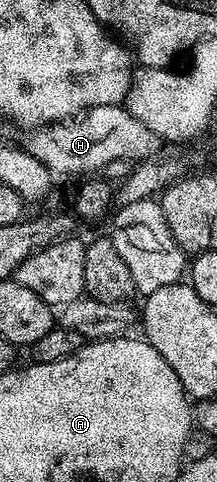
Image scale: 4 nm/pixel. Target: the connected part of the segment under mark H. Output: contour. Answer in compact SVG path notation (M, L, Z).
M122 105L91 107L89 111L84 111L75 118L64 119L60 123L50 123L46 127L33 128L27 135L30 136L27 137L26 143L24 142L24 149L32 153L32 157L36 157L36 161L43 163L55 176L90 177L101 172L112 161L124 161L125 159L141 161L155 158L161 152L158 150L164 147L163 140L159 139L156 133L152 133L148 125L136 121L136 117L132 117L130 111Z

